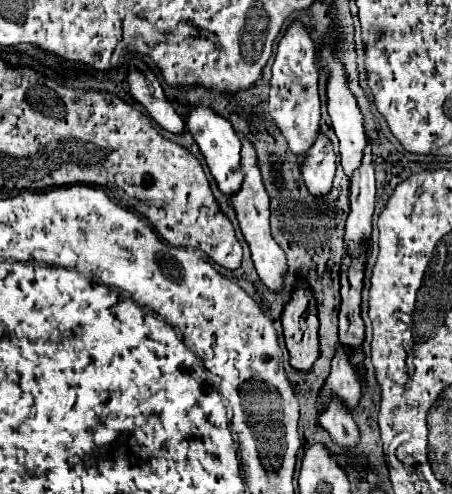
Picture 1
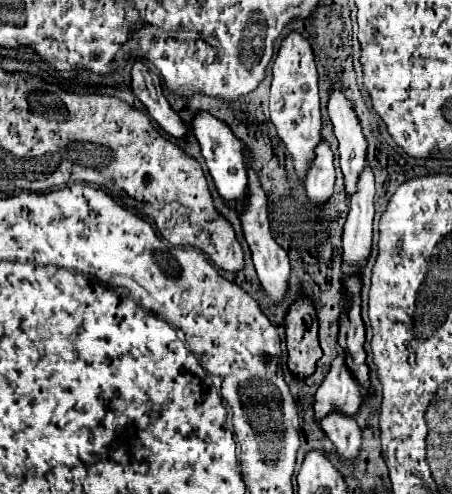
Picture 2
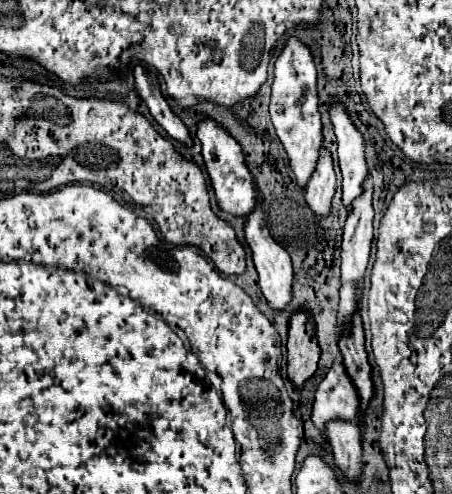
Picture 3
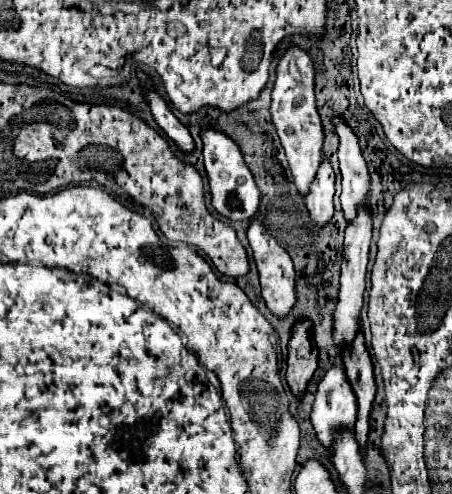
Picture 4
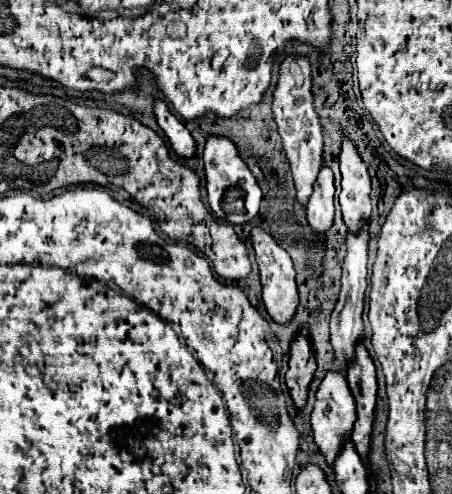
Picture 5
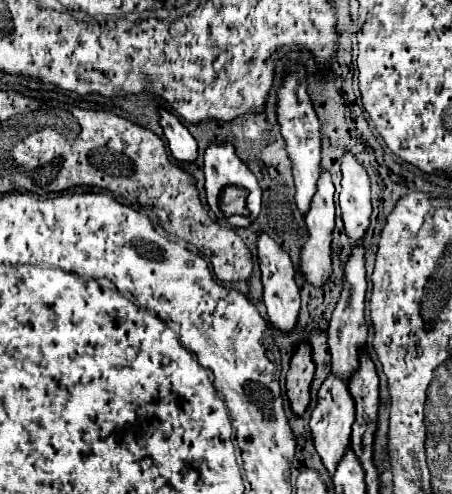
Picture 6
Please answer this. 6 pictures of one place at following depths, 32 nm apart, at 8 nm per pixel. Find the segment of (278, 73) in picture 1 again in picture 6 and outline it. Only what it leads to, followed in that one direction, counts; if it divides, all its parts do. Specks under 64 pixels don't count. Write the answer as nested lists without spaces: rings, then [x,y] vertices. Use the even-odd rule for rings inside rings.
[[[286,78],[280,92],[278,92],[278,124],[280,132],[286,140],[288,156],[294,164],[294,182],[296,182],[296,206],[302,214],[308,212],[312,196],[316,194],[316,182],[320,178],[320,124],[316,118],[316,112],[310,104],[310,98],[306,94],[306,82],[304,80],[292,80]]]

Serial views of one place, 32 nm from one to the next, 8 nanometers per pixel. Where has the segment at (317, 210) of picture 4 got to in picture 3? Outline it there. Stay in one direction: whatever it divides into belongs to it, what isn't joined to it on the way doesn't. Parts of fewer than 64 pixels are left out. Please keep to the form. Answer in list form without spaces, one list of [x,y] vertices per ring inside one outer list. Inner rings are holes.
[[[320,148],[318,166],[306,186],[306,204],[318,218],[328,216],[332,210],[334,182],[336,178],[334,178],[334,168],[332,168],[332,156],[326,148]]]

